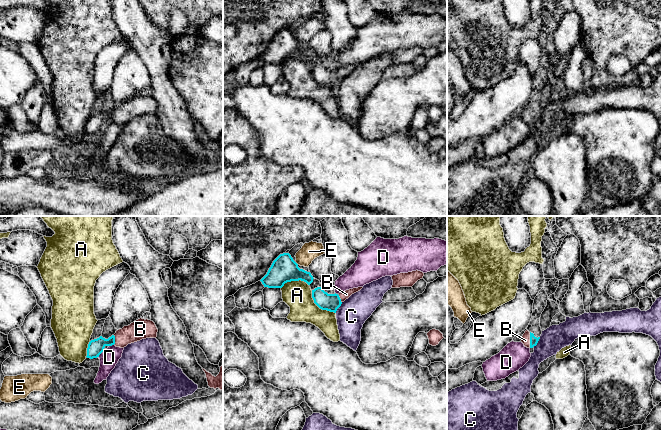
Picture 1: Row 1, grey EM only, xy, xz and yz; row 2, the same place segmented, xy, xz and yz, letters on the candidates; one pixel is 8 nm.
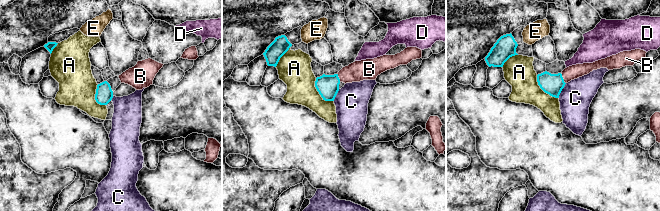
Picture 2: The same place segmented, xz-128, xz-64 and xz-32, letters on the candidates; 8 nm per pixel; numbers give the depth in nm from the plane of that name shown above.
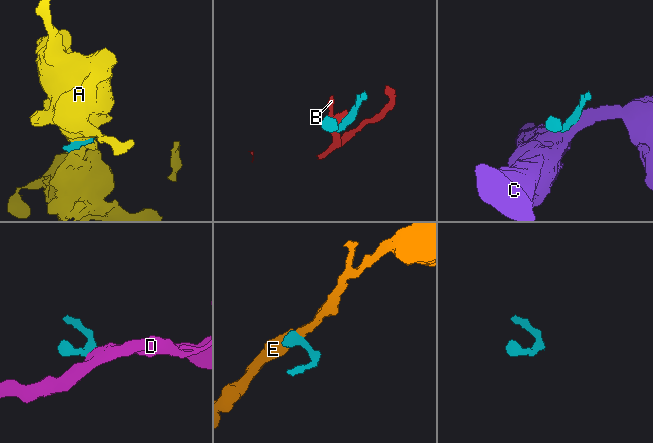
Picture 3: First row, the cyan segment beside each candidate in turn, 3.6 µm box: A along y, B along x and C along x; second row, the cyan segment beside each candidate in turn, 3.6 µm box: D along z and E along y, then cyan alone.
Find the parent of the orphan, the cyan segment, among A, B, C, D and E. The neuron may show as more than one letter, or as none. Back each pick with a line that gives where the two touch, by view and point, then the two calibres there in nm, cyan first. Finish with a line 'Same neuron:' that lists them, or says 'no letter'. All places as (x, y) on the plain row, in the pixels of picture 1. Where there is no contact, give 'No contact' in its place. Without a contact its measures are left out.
B: Touches cyan at yz (530, 116). Thickness 70 nm (cyan) against 70 nm
Same neuron: B

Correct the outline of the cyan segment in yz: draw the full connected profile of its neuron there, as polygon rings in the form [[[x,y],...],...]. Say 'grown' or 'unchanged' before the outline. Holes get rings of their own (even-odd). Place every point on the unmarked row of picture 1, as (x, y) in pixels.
grown; [[[528,106],[525,107],[525,109],[522,112],[521,118],[524,120],[527,124],[533,124],[537,121],[540,113],[535,113],[533,109],[529,108]]]

